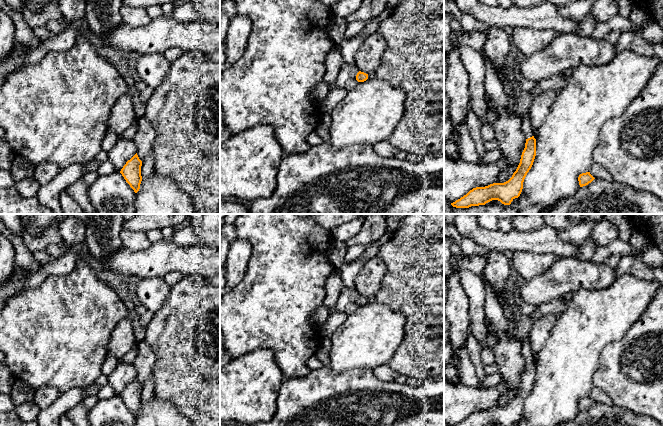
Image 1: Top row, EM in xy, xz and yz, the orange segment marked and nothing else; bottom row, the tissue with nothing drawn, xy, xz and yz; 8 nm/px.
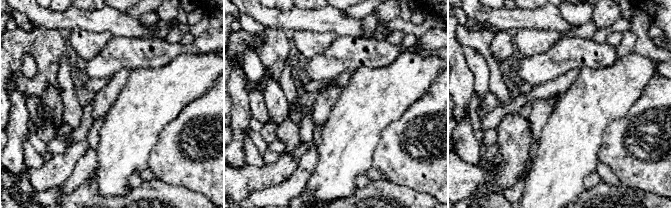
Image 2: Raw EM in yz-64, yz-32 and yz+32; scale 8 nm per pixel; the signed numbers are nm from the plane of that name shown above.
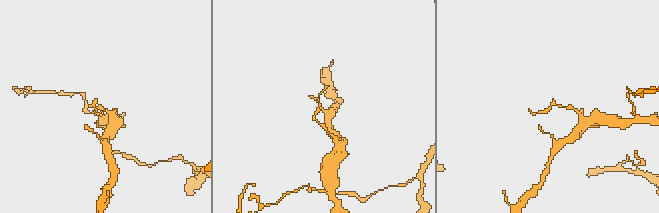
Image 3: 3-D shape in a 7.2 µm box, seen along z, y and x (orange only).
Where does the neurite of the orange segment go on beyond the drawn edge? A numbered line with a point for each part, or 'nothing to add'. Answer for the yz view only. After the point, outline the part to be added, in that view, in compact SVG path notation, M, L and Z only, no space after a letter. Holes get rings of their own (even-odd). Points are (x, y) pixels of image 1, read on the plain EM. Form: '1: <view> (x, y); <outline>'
1: yz (527, 354); M528 338L522 339L521 343L522 343L522 356L523 356L525 363L528 363L534 360Z

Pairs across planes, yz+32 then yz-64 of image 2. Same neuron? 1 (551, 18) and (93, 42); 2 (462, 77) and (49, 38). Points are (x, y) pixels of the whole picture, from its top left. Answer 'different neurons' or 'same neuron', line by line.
1: different neurons
2: different neurons

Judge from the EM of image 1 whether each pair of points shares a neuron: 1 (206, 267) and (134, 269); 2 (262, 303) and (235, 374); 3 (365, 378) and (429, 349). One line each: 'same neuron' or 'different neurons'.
1: same neuron
2: different neurons
3: different neurons

